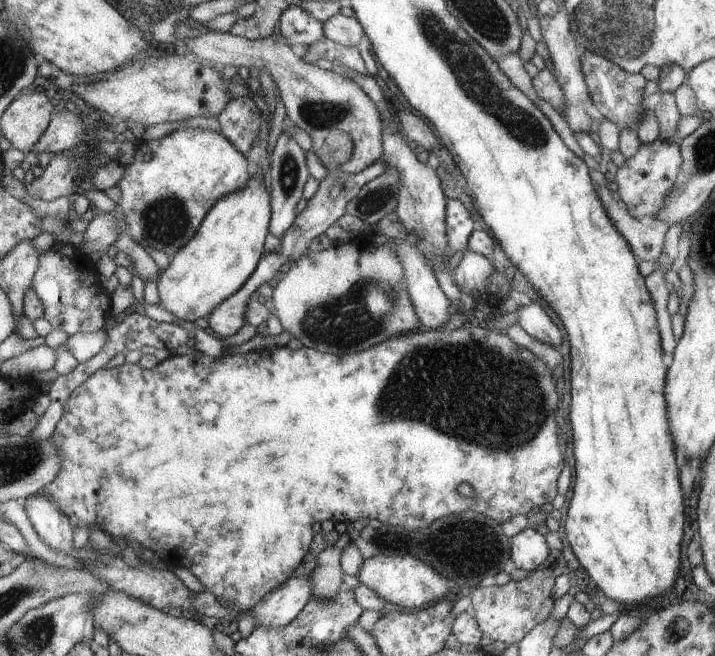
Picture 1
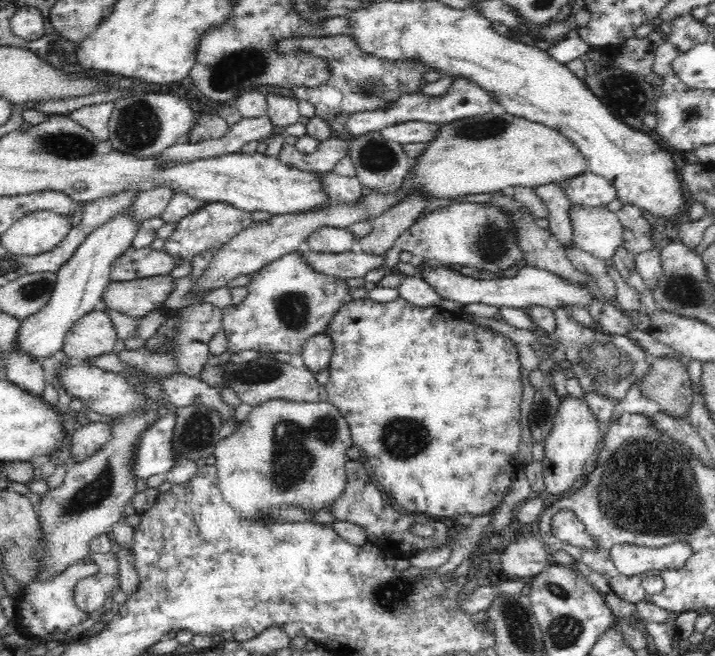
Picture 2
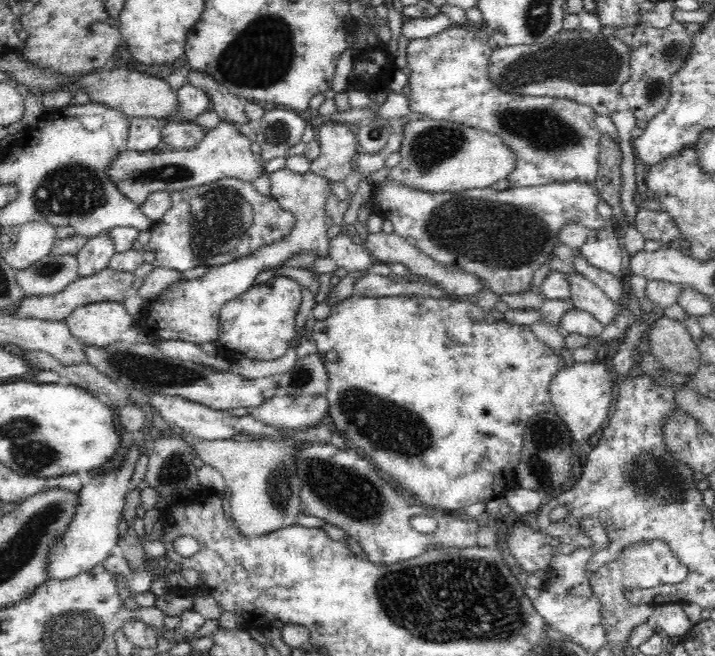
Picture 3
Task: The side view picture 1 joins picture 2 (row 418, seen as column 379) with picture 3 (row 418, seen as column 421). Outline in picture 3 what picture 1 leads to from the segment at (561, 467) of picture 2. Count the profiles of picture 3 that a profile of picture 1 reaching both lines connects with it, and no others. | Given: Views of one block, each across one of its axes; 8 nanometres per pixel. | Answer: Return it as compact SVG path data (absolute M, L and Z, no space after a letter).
M604 361L574 362L571 366L561 366L553 381L549 393L553 404L552 410L564 420L570 430L574 446L582 446L598 428L608 420L608 408L612 398L612 375L610 367Z

